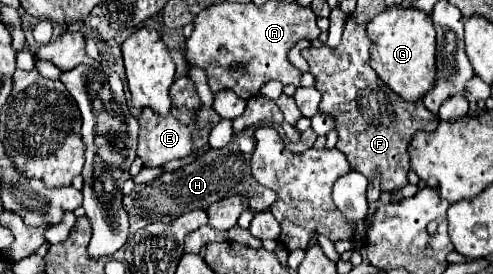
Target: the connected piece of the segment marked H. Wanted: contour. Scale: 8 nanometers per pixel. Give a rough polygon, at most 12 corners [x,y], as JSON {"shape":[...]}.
{"shape":[[254,129],[136,185],[129,238],[230,195],[252,211],[274,193],[250,175]]}

